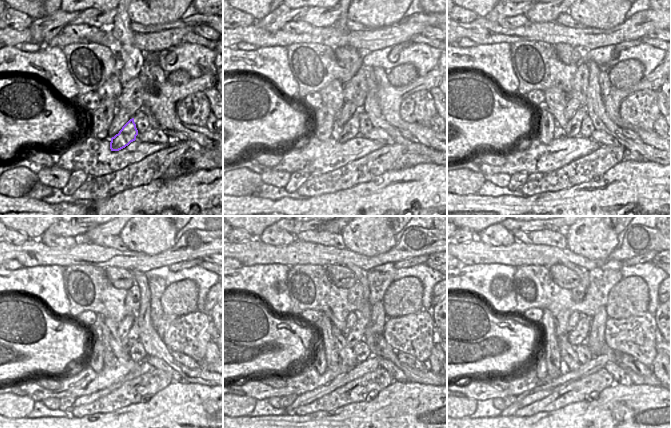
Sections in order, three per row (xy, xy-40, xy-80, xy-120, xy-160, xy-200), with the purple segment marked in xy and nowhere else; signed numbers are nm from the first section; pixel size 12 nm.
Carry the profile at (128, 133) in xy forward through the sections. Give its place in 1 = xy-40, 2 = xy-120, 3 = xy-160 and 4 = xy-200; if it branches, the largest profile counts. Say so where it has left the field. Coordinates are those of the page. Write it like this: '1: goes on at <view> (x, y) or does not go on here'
1: goes on at xy-40 (350, 130)
2: goes on at xy-120 (128, 340)
3: goes on at xy-160 (356, 334)
4: goes on at xy-200 (578, 336)

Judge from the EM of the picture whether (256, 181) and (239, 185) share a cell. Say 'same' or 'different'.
same

